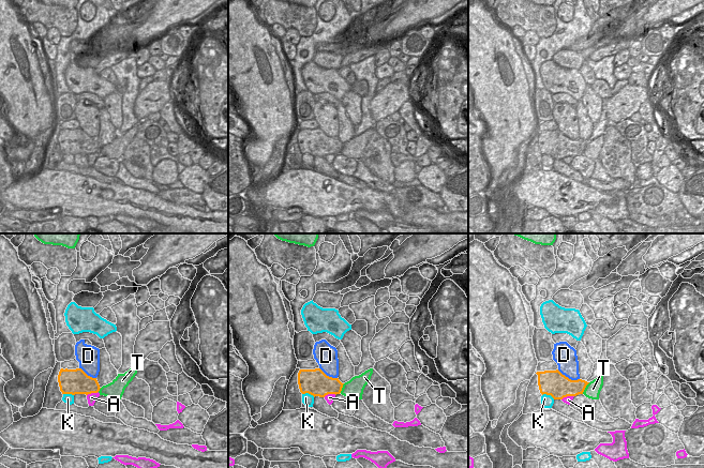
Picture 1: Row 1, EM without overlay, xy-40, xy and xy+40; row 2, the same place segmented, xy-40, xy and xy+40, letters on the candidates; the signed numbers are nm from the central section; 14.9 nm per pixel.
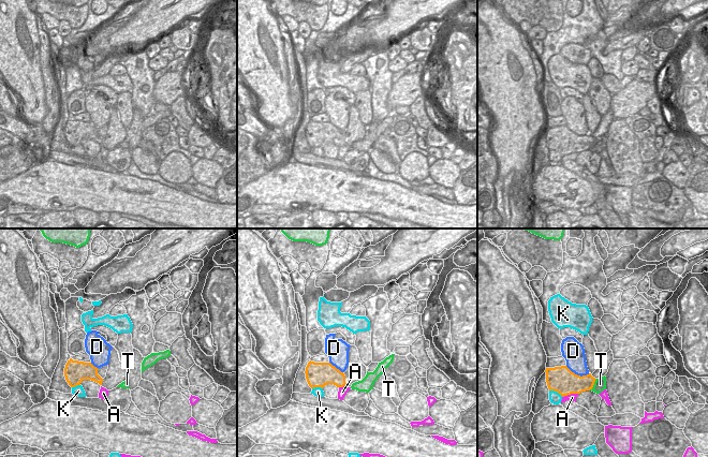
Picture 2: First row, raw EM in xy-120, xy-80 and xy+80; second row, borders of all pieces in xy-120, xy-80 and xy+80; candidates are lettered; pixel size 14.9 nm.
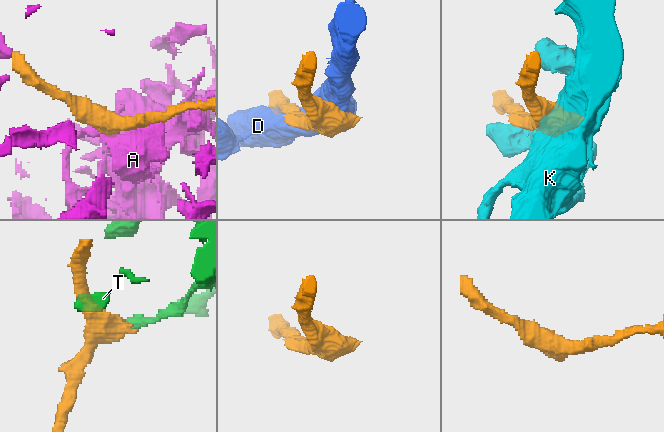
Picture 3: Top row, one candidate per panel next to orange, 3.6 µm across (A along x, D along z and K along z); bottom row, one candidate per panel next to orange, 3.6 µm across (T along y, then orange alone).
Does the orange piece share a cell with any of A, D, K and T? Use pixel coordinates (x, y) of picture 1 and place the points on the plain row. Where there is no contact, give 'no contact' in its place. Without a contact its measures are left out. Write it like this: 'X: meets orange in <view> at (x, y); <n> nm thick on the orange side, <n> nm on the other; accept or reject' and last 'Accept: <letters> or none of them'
A: meets orange in xy-40 at (92, 152); 340 nm thick on the orange side, 130 nm on the other; reject
D: meets orange in xy+40 at (567, 137); 380 nm thick on the orange side, 320 nm on the other; reject
K: meets orange in xy at (309, 153); 380 nm thick on the orange side, 180 nm on the other; reject
T: meets orange in xy+40 at (585, 147); 260 nm thick on the orange side, 220 nm on the other; reject
Accept: none of them

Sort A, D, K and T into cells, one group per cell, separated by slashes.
A / D / K / T

